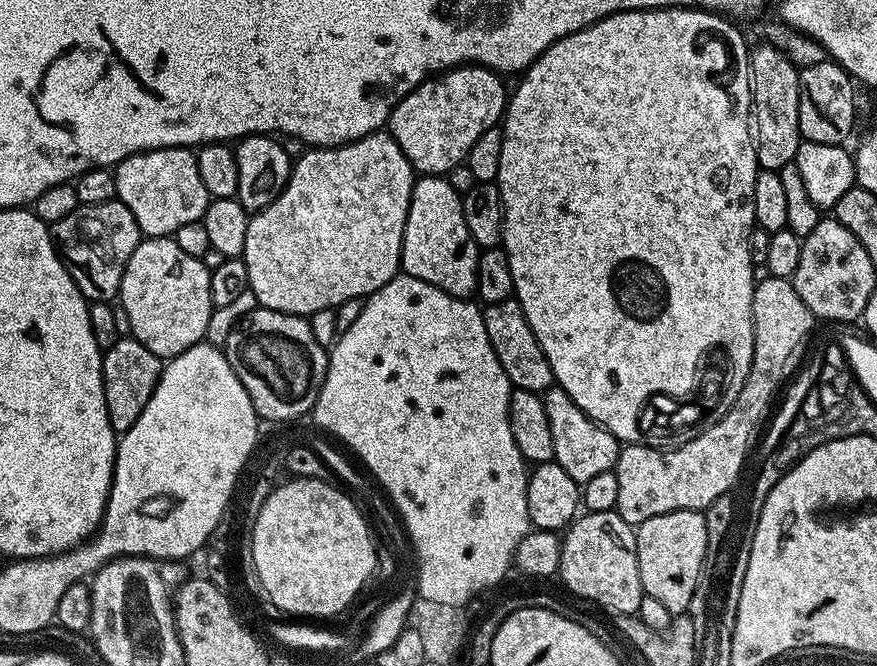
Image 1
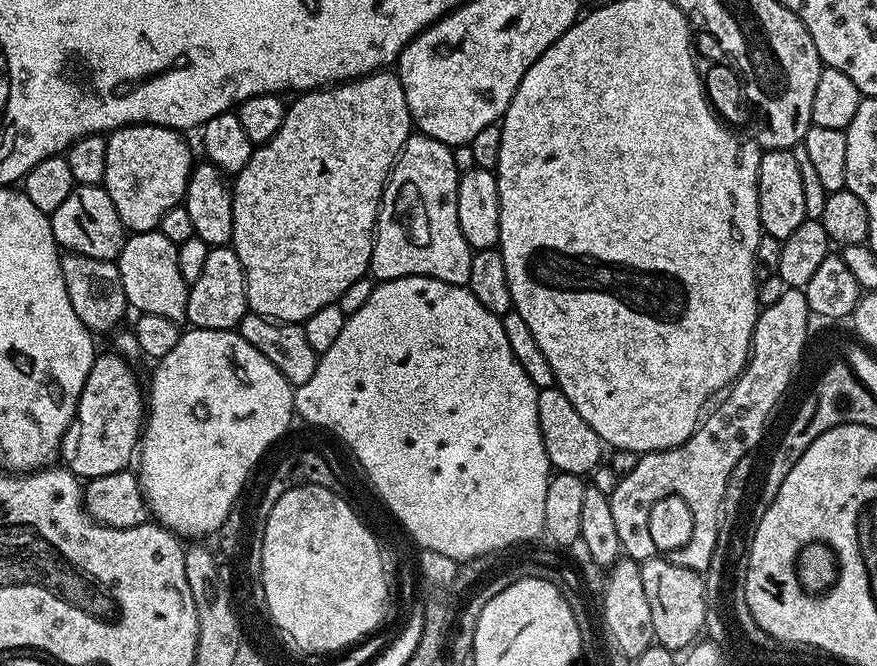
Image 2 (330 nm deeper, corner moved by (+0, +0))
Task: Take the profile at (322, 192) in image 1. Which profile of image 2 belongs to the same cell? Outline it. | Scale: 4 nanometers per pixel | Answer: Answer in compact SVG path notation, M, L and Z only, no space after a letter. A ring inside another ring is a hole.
M392 70L371 72L369 76L359 76L357 80L346 80L326 88L318 88L300 94L296 101L287 105L288 113L274 138L253 147L250 162L235 173L232 189L232 213L234 226L230 247L238 254L238 262L244 267L244 281L248 287L248 306L257 316L266 316L282 324L300 324L310 314L315 314L322 306L337 303L342 294L358 278L369 275L372 263L372 241L376 239L376 219L380 213L380 200L388 184L388 175L396 167L396 160L404 148L404 143L413 135L412 115L406 106L406 94L402 90L399 75Z

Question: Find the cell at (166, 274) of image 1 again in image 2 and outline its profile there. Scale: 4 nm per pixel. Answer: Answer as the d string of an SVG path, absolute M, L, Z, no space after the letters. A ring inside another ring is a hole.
M158 230L133 232L125 239L118 263L126 298L137 313L158 315L177 322L187 317L190 285L182 278L178 256L178 246L170 242L170 238L166 238Z

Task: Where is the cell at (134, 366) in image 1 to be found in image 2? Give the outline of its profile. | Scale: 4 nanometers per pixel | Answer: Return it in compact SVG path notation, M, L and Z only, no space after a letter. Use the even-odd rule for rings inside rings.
M119 354L111 355L97 355L96 361L90 366L90 374L86 374L86 386L82 386L82 394L78 398L76 417L70 422L60 443L58 456L63 467L84 482L102 478L106 474L118 474L131 465L128 464L131 460L133 463L138 452L142 425L146 419L146 396L142 388L140 392L140 384L128 365L131 363Z

